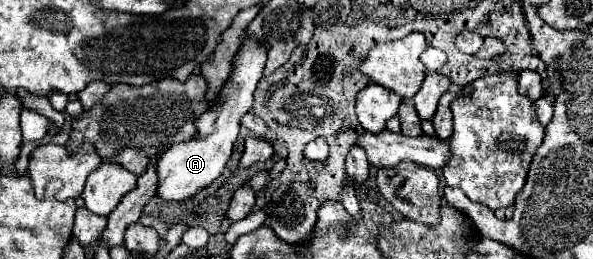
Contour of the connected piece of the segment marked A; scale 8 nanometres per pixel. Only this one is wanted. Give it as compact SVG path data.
M247 41L243 49L235 55L233 63L233 75L225 83L225 101L217 107L211 107L205 115L197 119L199 133L191 139L191 143L177 143L169 151L165 151L157 163L157 197L163 201L185 201L187 197L195 195L203 187L211 185L221 171L225 169L233 145L239 135L239 119L243 113L251 109L253 103L253 91L263 77L263 67L267 59L267 47L257 41Z

